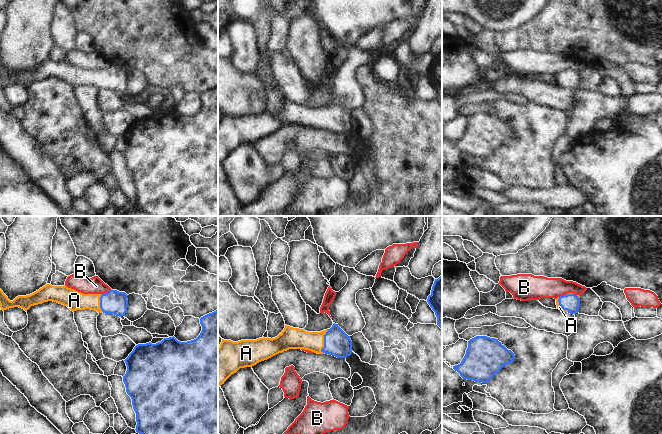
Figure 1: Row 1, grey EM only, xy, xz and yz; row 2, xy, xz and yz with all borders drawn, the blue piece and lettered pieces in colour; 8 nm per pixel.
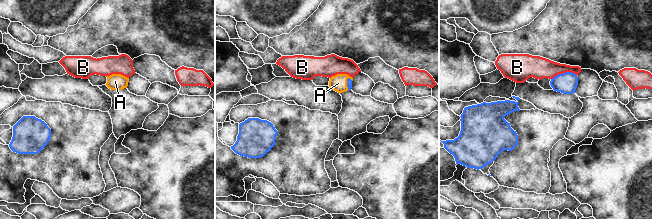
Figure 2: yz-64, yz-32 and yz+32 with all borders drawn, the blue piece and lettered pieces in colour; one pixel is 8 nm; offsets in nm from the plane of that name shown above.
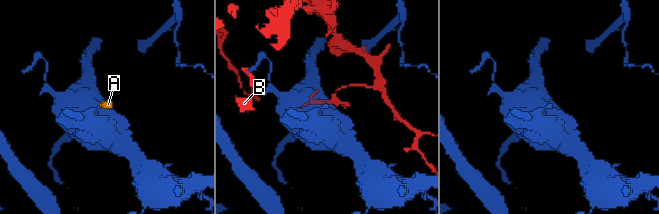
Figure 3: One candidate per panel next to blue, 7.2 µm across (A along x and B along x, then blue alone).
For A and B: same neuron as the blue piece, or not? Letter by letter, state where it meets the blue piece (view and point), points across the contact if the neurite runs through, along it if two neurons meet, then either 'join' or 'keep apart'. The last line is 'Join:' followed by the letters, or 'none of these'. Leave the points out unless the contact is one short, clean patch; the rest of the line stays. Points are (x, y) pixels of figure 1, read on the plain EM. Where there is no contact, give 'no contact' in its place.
A: xz (324, 118) | across xz (337, 119), (324, 118), (294, 114) | join
B: xy (106, 69) | keep apart
Join: A

